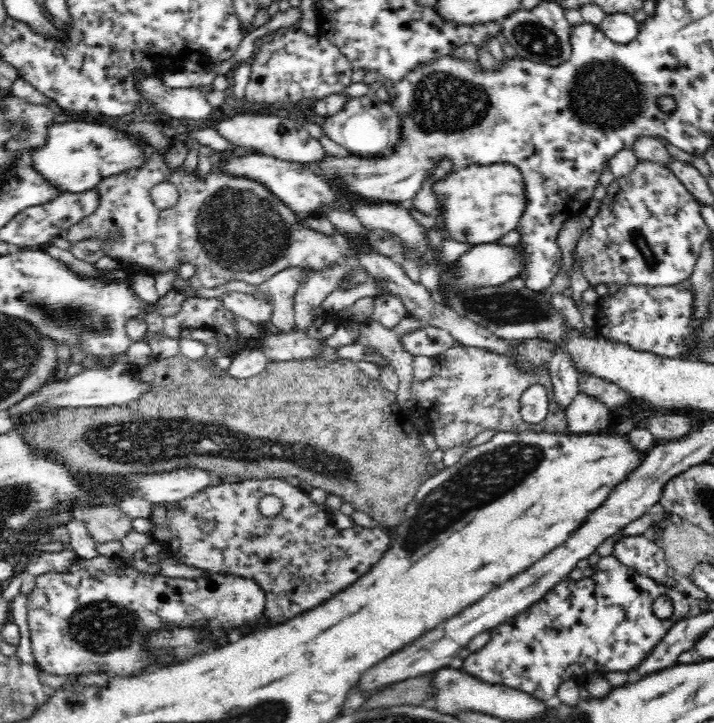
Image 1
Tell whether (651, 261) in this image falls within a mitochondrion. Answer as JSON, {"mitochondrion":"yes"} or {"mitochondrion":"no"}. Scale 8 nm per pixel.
{"mitochondrion":"yes"}

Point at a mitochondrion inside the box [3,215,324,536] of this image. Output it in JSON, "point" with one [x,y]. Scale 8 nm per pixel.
{"point":[70,316]}

